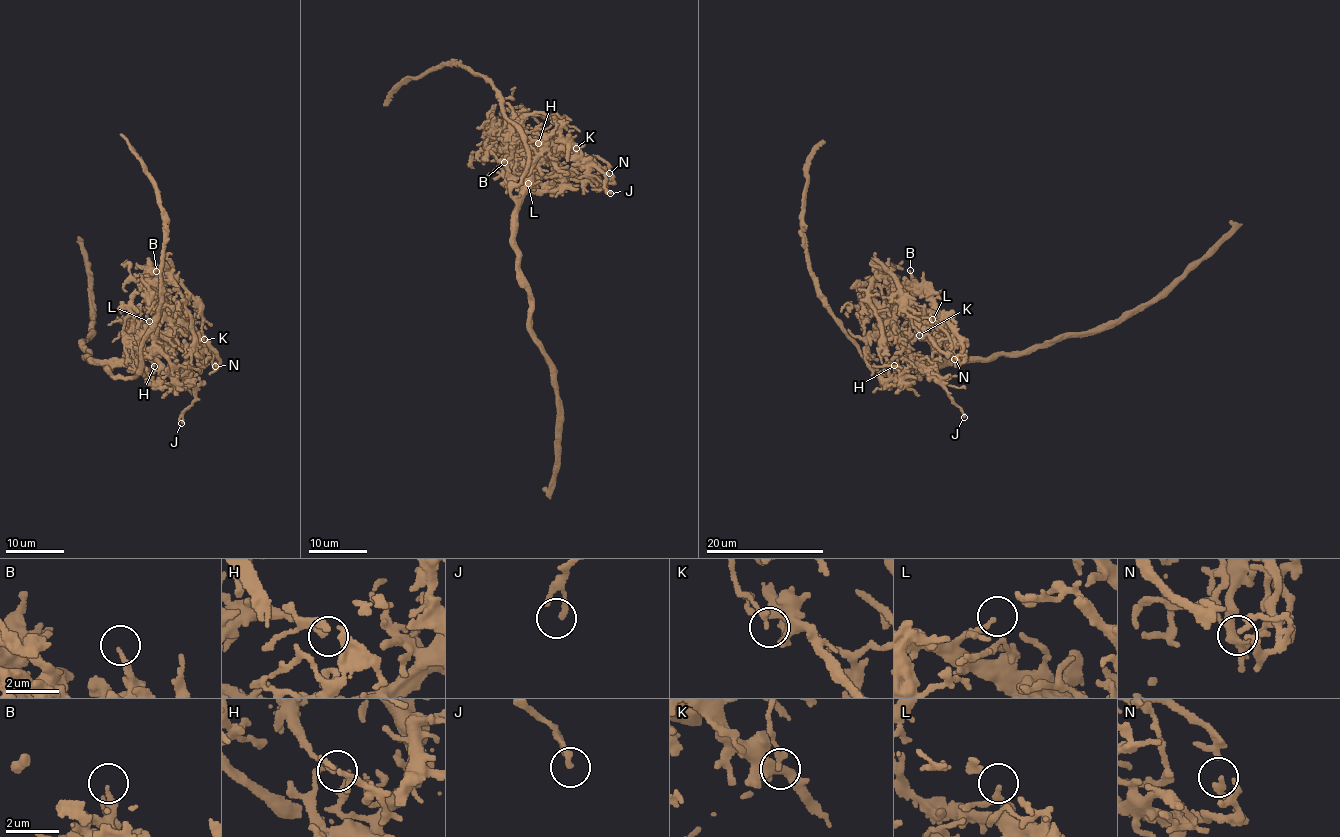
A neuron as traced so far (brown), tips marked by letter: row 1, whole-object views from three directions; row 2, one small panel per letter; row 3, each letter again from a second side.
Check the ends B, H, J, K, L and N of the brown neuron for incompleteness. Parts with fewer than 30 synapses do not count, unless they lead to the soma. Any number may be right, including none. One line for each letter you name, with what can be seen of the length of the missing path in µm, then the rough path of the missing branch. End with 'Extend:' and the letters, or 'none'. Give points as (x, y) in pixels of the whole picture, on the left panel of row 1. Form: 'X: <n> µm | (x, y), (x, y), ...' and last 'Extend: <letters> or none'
Extend: none

